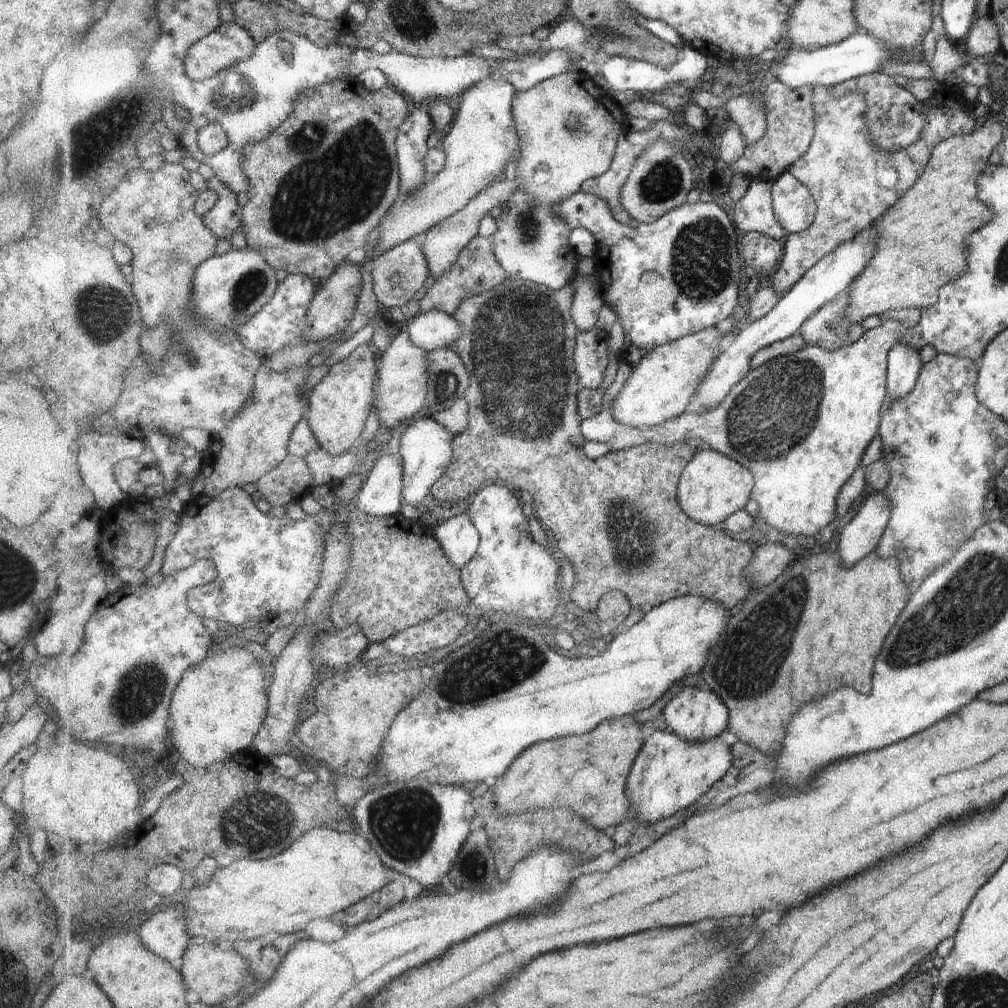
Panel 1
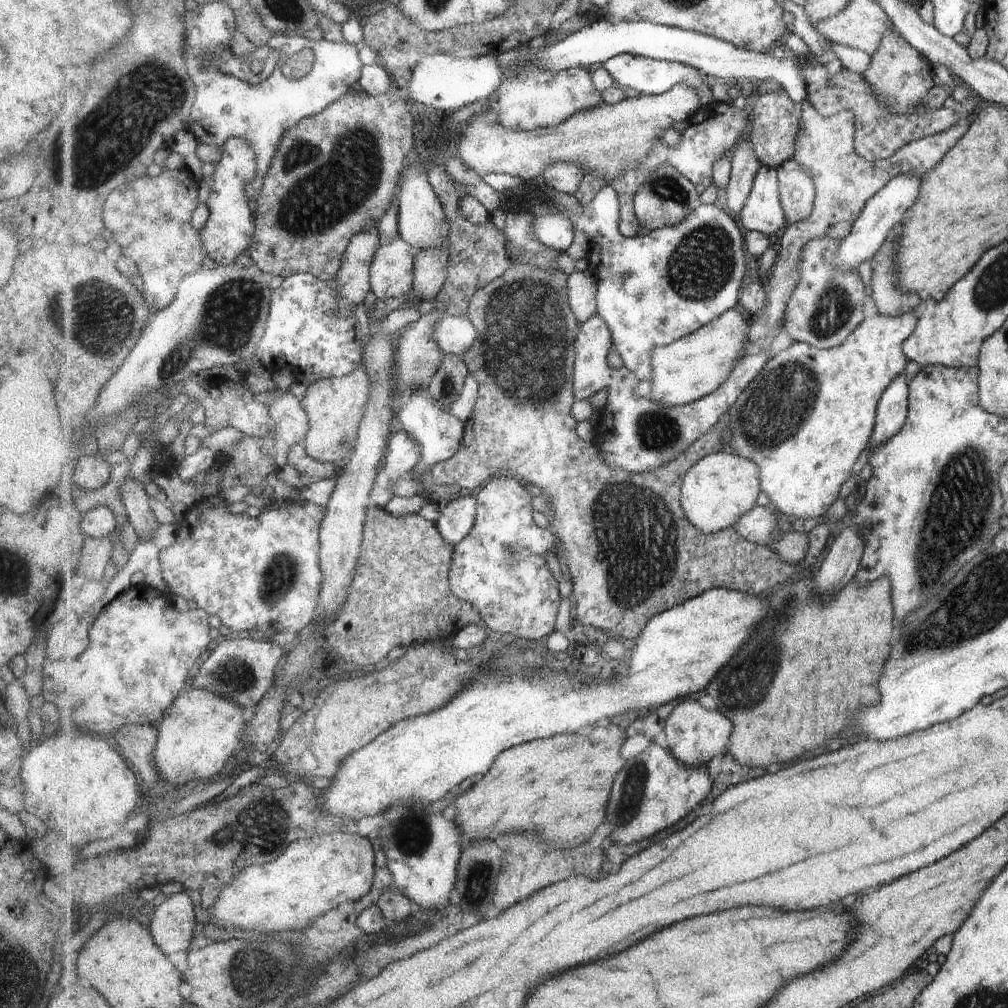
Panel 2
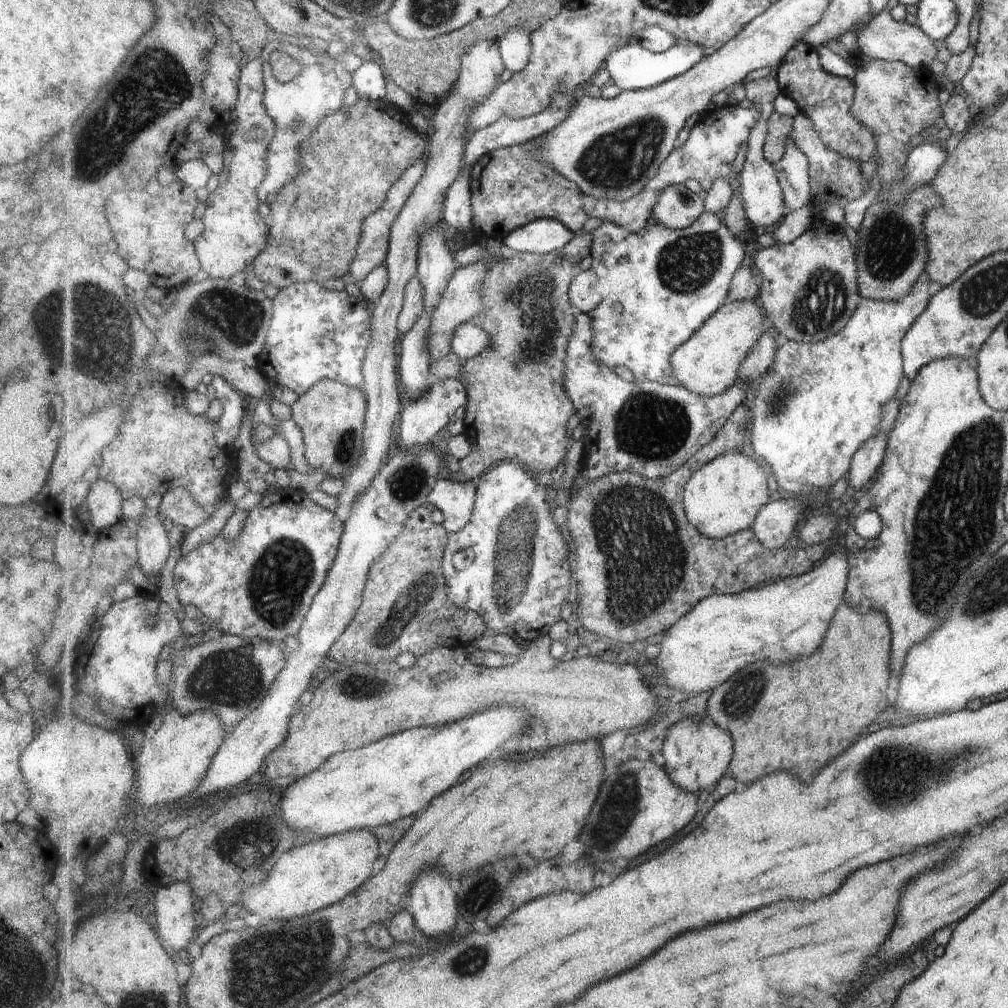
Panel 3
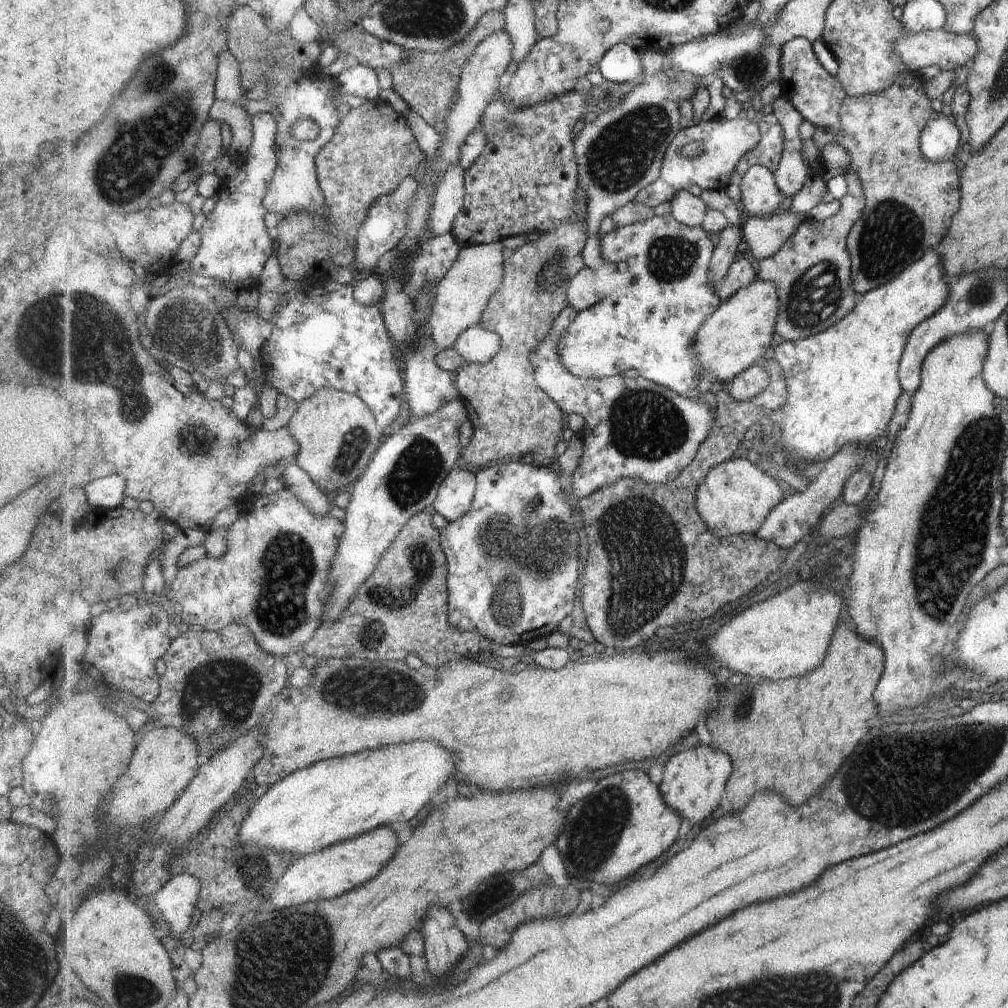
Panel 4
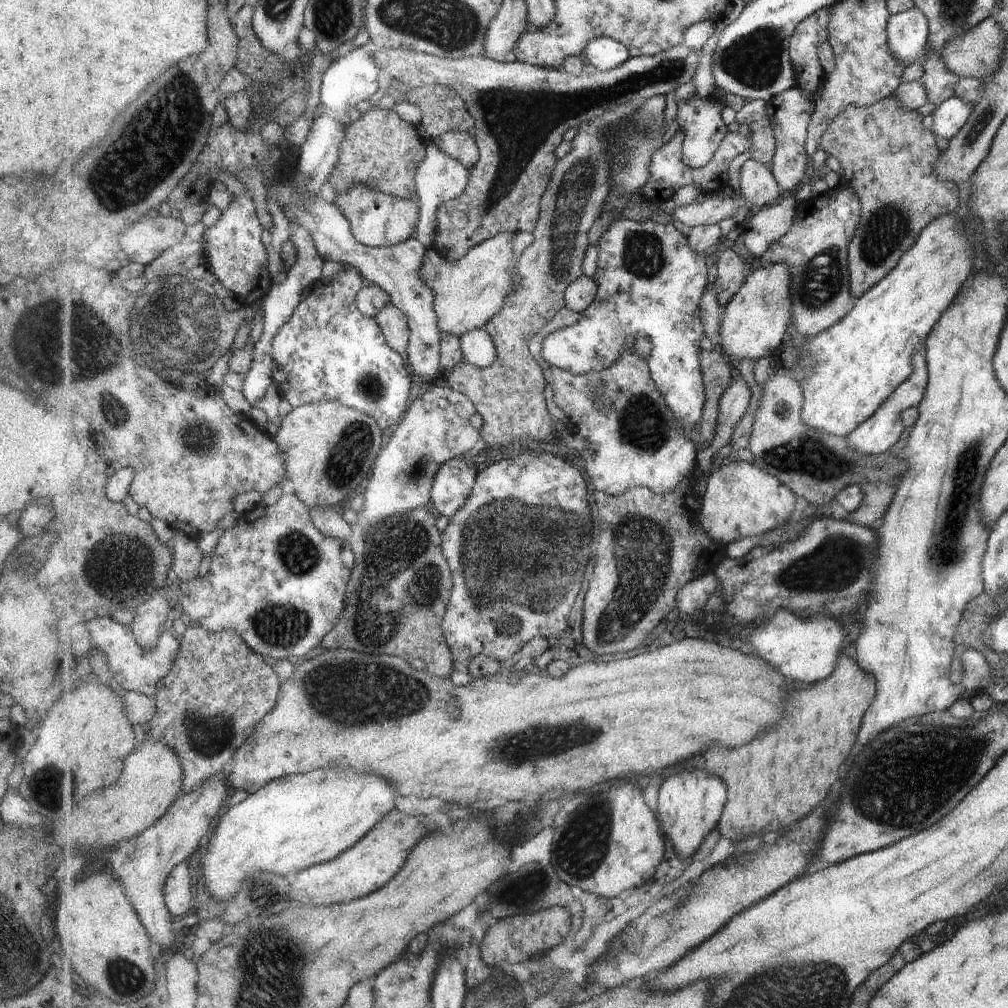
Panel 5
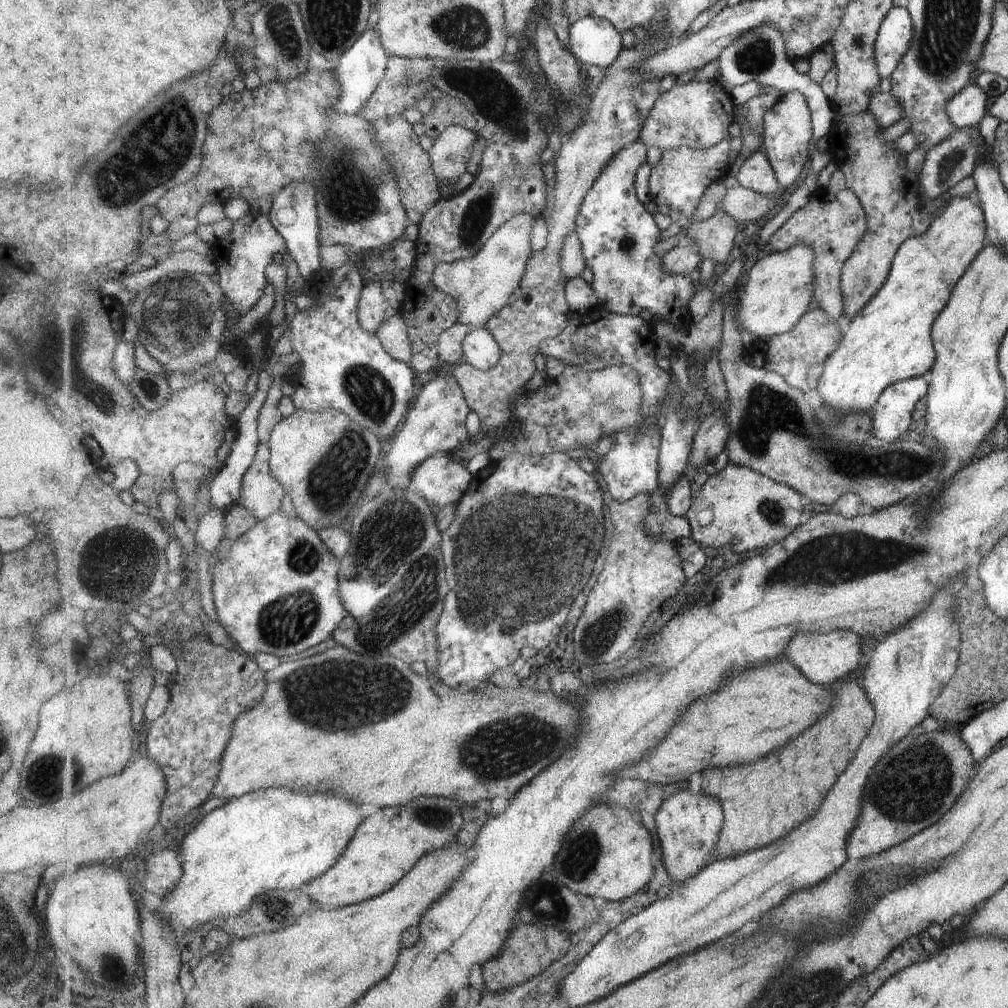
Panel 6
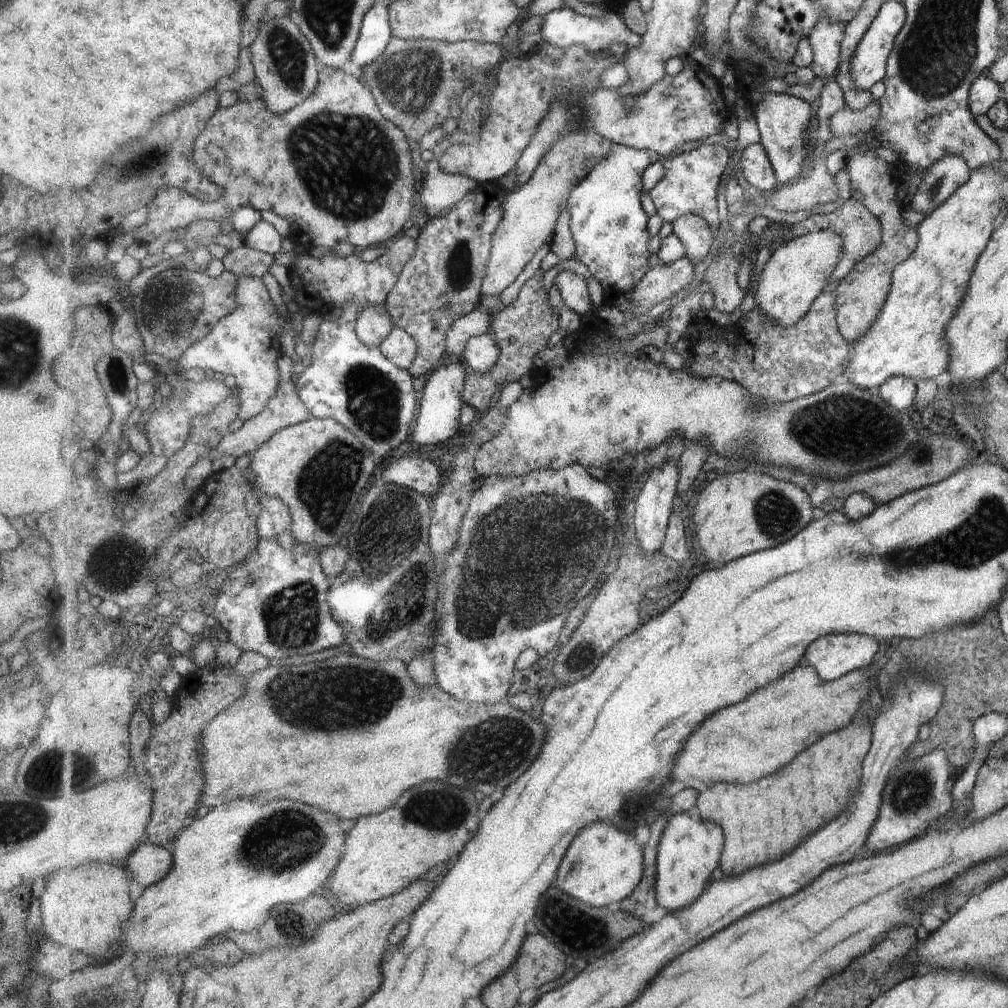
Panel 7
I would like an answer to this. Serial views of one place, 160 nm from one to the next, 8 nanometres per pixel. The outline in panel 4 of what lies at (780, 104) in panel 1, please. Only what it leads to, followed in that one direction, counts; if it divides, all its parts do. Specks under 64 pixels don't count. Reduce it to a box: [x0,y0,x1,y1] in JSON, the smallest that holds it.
[736,110,784,176]

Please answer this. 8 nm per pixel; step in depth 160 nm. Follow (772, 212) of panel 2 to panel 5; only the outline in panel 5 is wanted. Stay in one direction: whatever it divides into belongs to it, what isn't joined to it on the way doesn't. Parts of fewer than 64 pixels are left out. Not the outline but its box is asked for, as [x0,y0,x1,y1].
[739,160,786,208]

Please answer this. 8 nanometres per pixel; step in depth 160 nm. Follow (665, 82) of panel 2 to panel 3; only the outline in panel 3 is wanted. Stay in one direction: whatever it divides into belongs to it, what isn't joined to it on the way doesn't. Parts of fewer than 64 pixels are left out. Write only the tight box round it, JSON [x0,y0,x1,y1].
[605,43,706,91]

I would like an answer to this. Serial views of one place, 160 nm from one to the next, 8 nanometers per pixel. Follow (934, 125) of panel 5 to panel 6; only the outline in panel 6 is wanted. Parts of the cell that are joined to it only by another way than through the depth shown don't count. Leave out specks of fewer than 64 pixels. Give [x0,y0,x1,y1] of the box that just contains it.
[946,83,987,129]

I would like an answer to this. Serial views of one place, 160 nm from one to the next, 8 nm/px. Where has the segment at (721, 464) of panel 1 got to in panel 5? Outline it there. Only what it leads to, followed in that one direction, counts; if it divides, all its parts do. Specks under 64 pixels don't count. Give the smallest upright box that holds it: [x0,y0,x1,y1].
[701,460,795,545]

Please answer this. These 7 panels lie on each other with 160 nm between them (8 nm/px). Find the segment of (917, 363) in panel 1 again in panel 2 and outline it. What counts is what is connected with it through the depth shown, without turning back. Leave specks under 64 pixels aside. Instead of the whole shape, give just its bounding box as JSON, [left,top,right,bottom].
[869,372,909,446]

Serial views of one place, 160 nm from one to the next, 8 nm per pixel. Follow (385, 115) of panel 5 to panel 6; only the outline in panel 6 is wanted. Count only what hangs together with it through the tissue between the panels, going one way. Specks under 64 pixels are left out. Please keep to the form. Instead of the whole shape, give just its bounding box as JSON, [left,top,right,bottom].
[372,115,442,226]

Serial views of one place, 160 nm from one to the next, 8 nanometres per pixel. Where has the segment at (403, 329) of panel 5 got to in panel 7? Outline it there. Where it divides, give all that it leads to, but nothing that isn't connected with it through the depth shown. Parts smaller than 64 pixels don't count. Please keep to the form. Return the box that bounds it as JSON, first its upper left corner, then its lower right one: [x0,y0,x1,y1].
[378,326,418,371]

